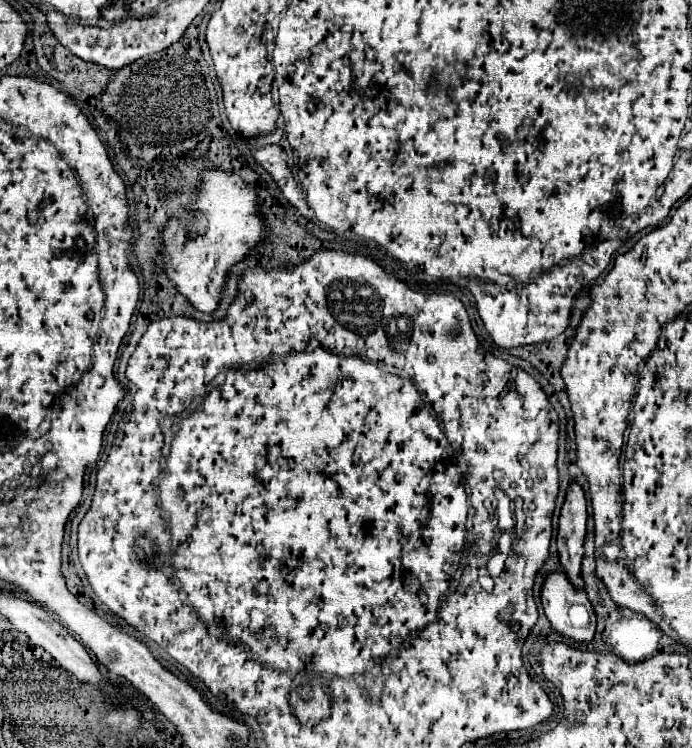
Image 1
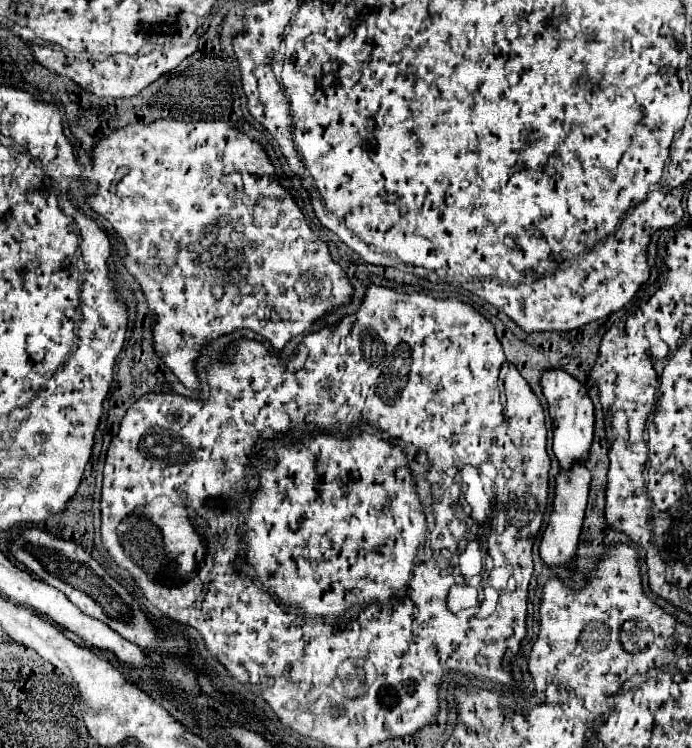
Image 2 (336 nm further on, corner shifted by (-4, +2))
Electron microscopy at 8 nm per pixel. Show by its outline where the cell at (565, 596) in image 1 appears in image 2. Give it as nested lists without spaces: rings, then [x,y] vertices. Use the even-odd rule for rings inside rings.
[[[574,462],[568,470],[560,468],[560,472],[556,474],[554,502],[552,502],[554,508],[552,508],[552,514],[550,514],[550,522],[548,522],[548,526],[546,526],[544,534],[542,534],[542,540],[540,540],[540,556],[542,556],[544,564],[548,564],[548,566],[572,564],[576,544],[578,544],[578,536],[580,536],[580,530],[582,530],[590,480],[592,480],[590,470],[580,462]]]

